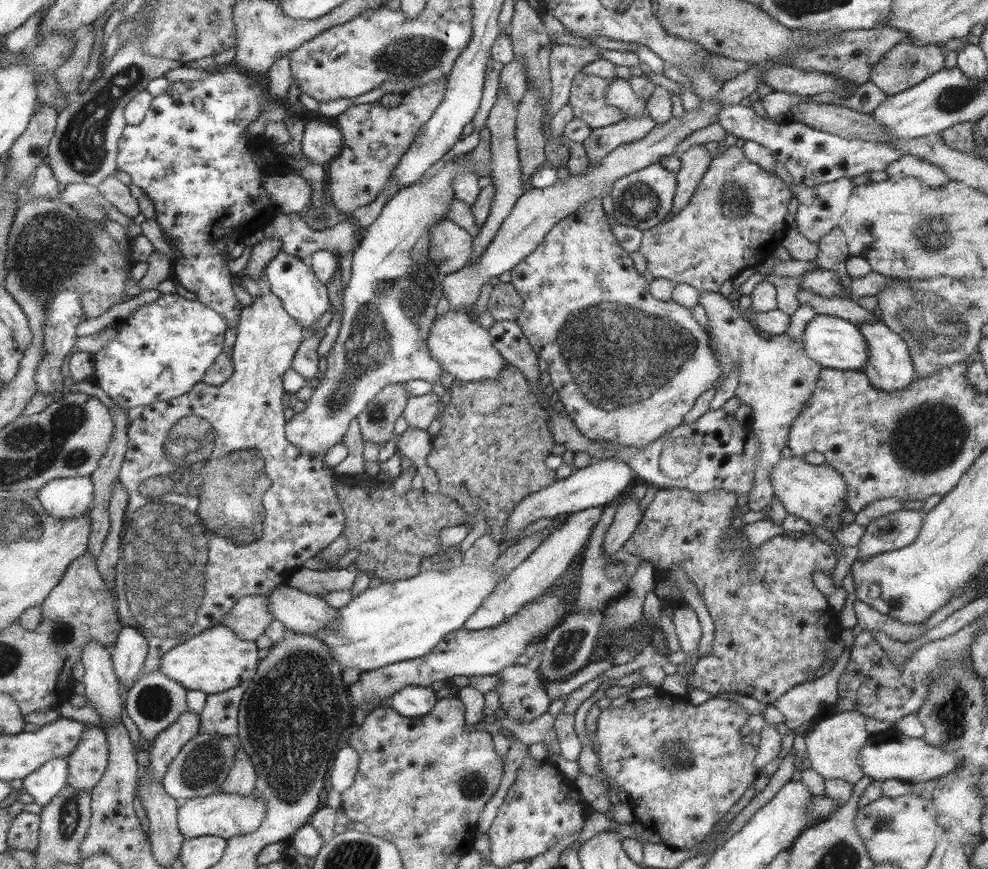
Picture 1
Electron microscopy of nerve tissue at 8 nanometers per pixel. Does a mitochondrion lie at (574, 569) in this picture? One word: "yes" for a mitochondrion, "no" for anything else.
no

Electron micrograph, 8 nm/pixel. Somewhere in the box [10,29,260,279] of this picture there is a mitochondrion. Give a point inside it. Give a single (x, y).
(82, 146)

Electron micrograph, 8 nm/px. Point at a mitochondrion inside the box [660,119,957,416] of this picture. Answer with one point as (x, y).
(735, 203)

